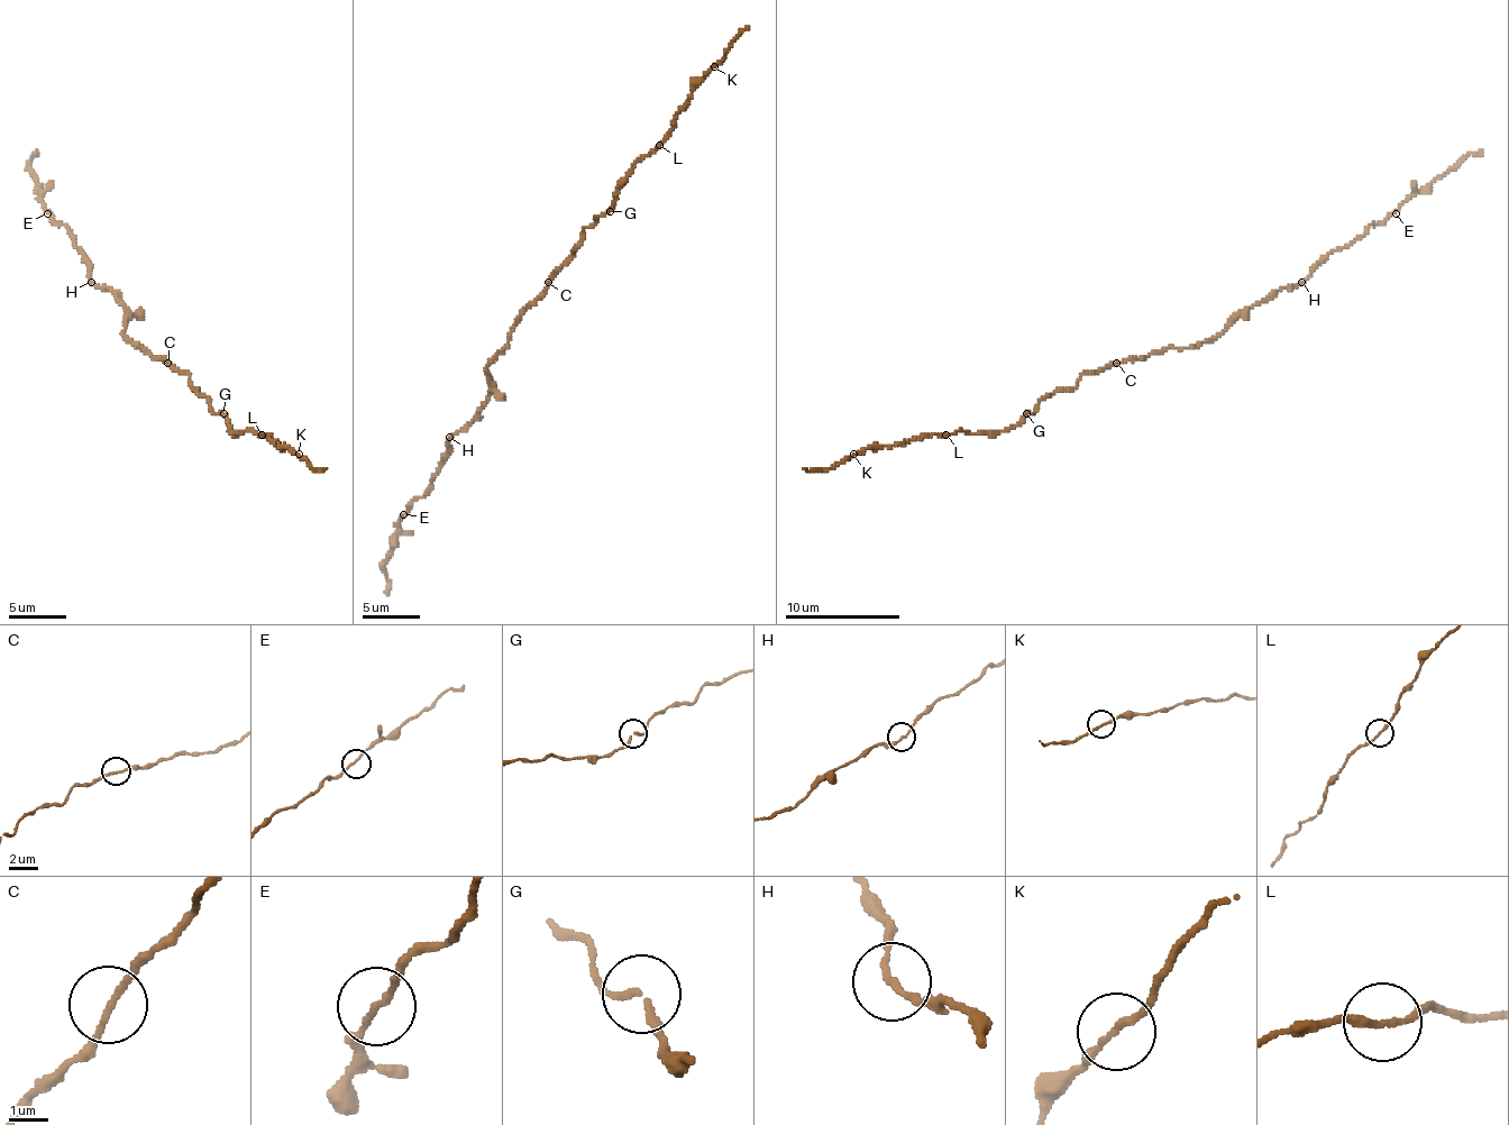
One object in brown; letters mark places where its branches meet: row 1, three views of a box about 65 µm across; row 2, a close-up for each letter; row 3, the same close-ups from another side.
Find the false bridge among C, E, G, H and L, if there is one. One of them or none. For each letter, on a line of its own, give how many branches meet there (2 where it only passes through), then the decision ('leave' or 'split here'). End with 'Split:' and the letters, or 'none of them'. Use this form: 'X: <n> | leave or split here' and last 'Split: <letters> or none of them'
C: 2 | leave
E: 2 | leave
G: 2 | leave
H: 2 | leave
L: 2 | leave
Split: none of them

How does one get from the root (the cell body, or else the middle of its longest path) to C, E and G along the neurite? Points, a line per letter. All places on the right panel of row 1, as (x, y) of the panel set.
C: (1148, 356), (1116, 363)
E: (1148, 356), (1209, 343), (1250, 308), (1281, 287), (1293, 287), (1335, 250), (1396, 213)
G: (1148, 356), (1123, 359), (1098, 371), (1087, 371), (1073, 389), (1054, 391), (1037, 402), (1034, 414), (1025, 414)

